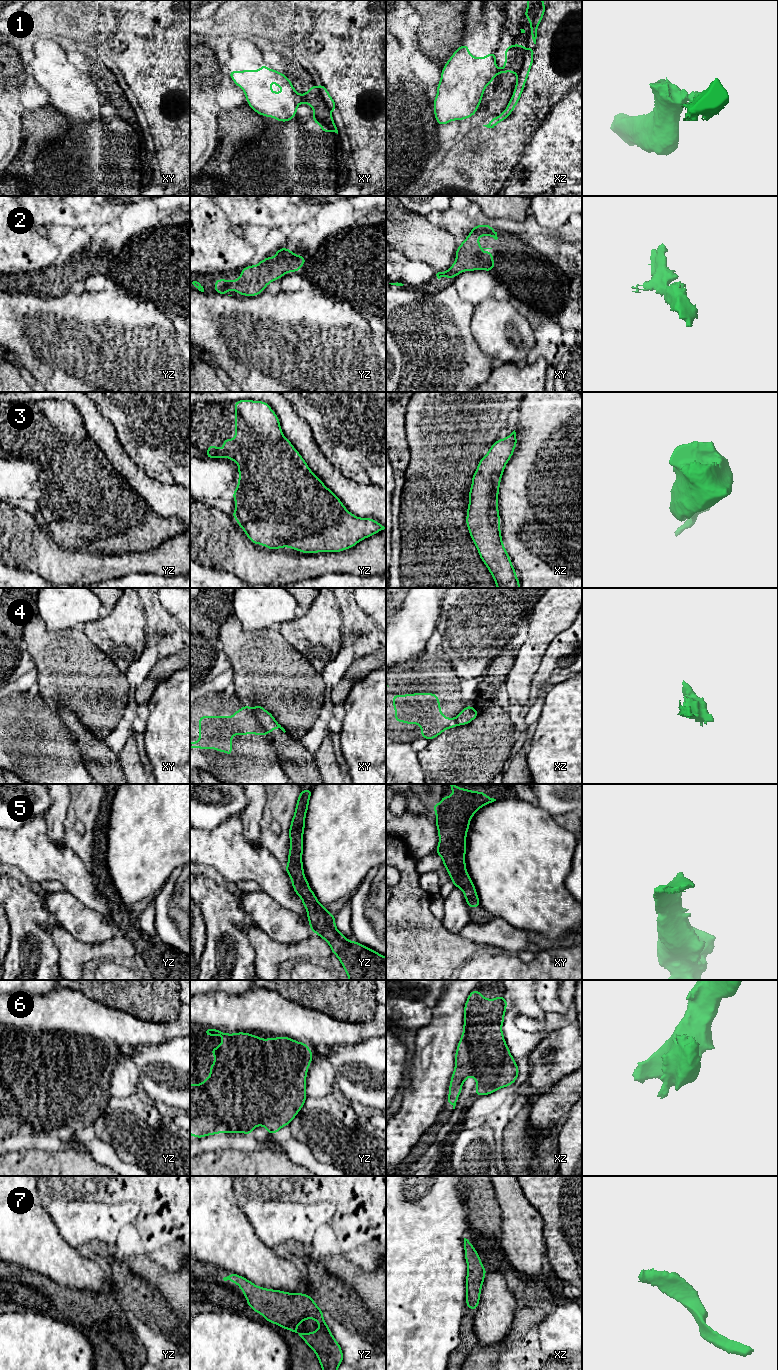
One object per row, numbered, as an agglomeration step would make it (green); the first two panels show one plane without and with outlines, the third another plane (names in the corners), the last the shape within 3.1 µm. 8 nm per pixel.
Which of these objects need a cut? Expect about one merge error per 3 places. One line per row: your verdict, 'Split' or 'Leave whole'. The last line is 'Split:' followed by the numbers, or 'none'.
1: Split
2: Leave whole
3: Leave whole
4: Split
5: Leave whole
6: Split
7: Leave whole
Split: 1, 4, 6

